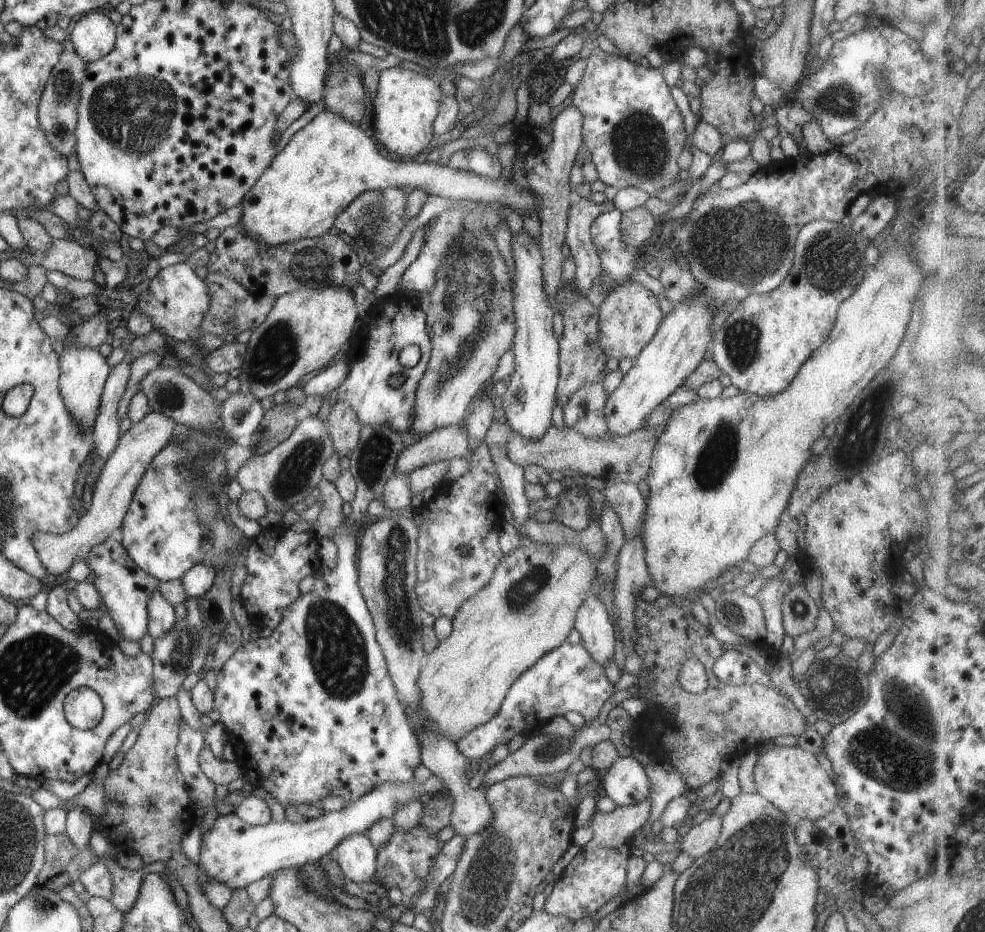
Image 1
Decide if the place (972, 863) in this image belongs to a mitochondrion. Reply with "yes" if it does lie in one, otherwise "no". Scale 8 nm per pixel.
no

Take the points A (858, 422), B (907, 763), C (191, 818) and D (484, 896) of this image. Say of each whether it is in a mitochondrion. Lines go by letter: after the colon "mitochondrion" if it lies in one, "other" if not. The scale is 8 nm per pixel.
A: mitochondrion
B: mitochondrion
C: other
D: mitochondrion

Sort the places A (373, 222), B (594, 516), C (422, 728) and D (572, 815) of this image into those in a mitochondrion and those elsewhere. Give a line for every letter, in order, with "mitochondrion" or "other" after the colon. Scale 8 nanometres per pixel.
A: mitochondrion
B: other
C: other
D: other

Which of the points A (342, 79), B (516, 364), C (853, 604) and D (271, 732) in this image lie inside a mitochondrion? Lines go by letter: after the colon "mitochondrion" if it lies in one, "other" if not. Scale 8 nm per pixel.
A: mitochondrion
B: other
C: other
D: other

